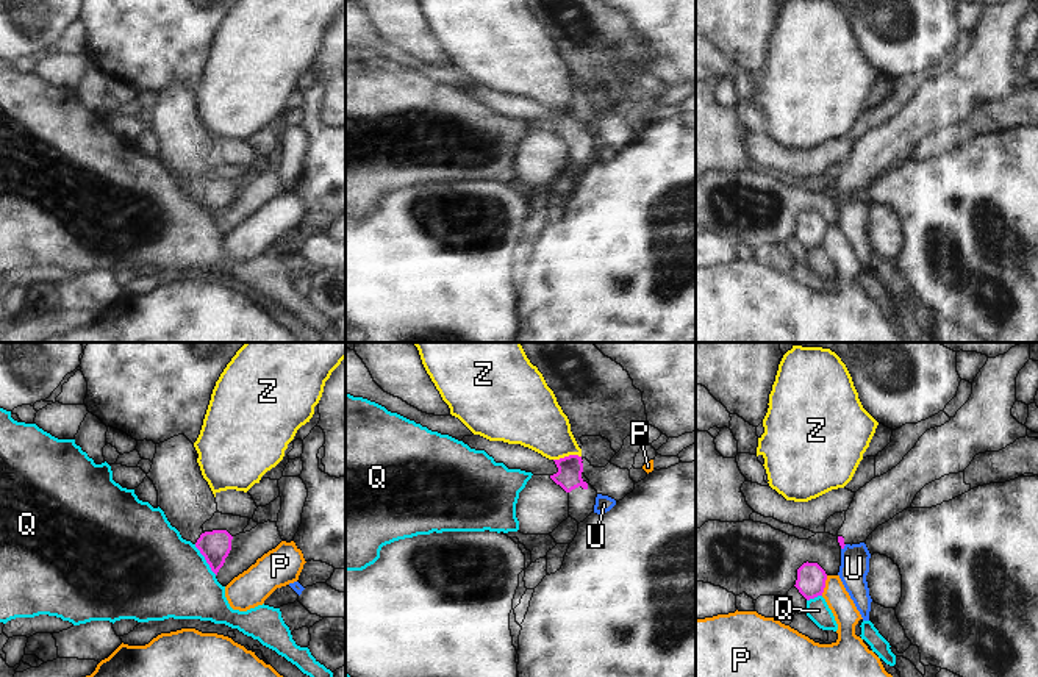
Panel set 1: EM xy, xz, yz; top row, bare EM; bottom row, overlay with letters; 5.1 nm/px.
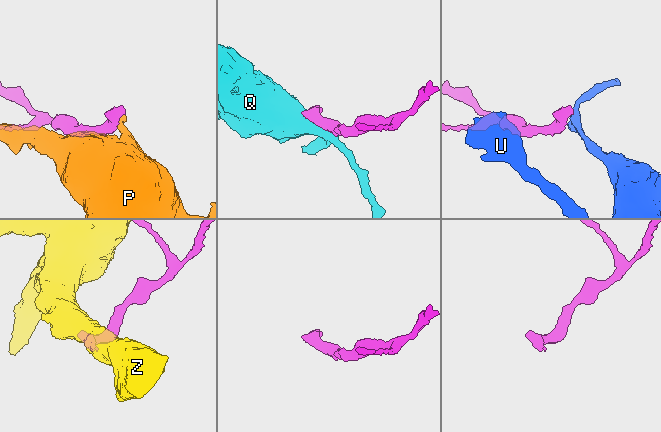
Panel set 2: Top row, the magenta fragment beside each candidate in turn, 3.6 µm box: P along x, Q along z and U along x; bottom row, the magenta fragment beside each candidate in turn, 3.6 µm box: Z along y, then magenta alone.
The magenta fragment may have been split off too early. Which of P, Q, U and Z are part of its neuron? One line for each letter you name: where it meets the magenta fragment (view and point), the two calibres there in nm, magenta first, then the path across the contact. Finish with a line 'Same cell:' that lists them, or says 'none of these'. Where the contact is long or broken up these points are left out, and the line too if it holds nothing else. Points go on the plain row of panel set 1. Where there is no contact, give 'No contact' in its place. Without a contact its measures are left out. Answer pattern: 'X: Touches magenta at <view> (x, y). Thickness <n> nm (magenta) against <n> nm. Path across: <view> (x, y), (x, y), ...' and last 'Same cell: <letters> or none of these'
Same cell: none of these

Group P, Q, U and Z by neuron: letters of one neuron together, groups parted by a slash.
P / Q / U / Z

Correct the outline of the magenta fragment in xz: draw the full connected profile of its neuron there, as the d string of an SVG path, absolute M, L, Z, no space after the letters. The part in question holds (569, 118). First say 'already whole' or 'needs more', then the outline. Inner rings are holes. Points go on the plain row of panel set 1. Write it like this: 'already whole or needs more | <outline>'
needs more | M569 105L553 111L558 122L550 128L569 144L569 166L580 174L594 163L597 141L582 128L582 106Z

